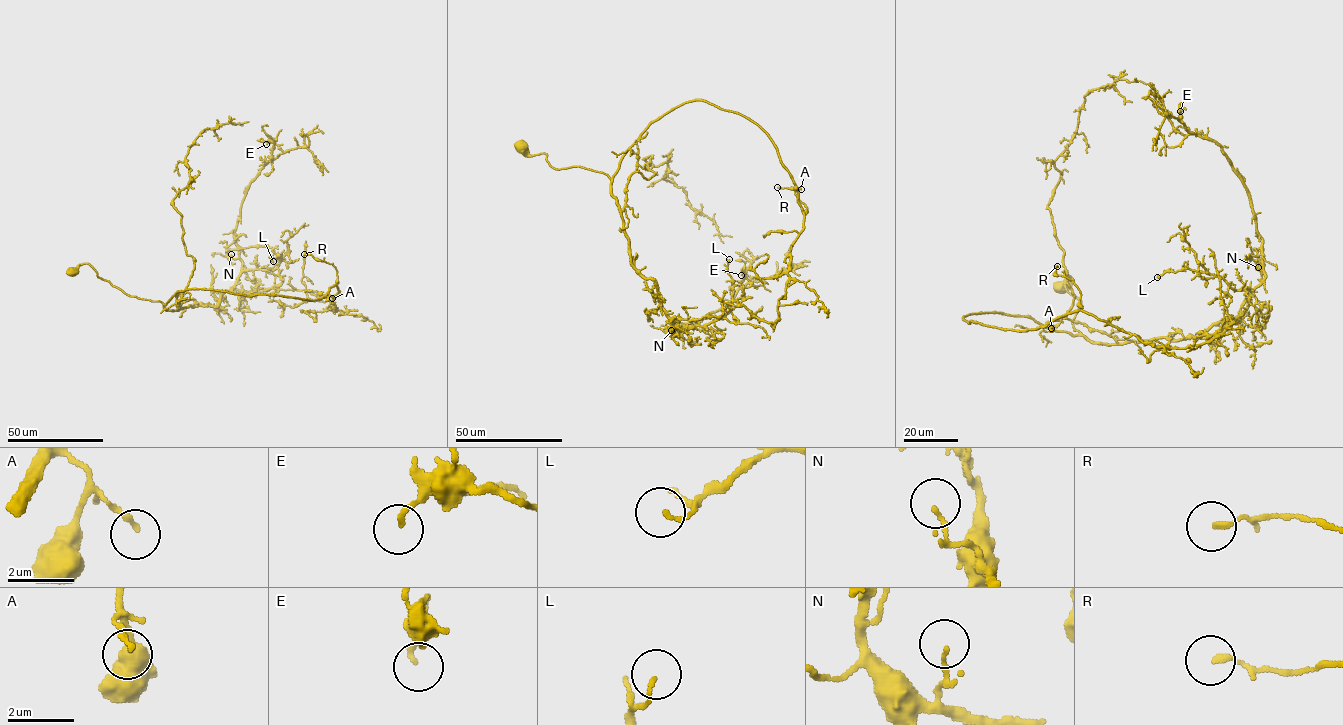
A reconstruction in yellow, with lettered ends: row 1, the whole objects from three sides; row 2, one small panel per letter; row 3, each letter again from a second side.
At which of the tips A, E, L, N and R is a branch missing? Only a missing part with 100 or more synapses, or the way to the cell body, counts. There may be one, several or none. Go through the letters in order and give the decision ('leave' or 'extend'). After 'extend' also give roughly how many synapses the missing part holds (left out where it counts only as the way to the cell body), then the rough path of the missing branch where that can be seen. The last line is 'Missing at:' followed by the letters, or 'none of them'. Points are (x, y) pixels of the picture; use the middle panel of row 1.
A: leave
E: leave
L: leave
N: leave
R: leave
Missing at: none of them

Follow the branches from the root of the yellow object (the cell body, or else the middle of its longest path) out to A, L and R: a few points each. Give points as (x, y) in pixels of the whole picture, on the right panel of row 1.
A: (1063, 287), (1070, 276), (1080, 334), (1002, 313), (963, 318), (1051, 328)
L: (1063, 287), (1070, 276), (1081, 302), (1074, 330), (1104, 344), (1197, 338), (1251, 292), (1189, 269), (1157, 277)
R: (1063, 287), (1070, 276), (1080, 334), (1002, 313), (963, 318), (1028, 330), (1078, 311), (1080, 290), (1057, 266)

